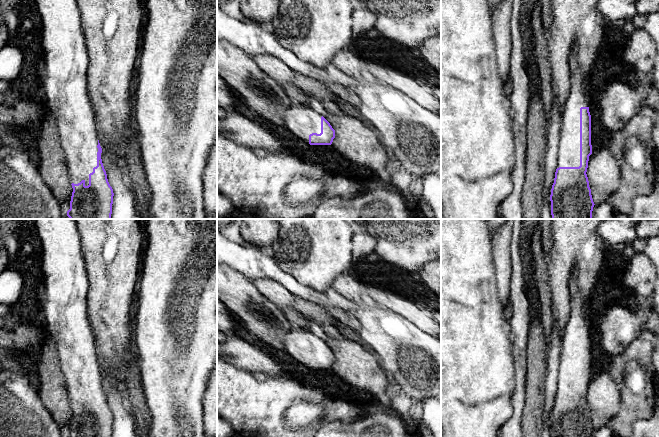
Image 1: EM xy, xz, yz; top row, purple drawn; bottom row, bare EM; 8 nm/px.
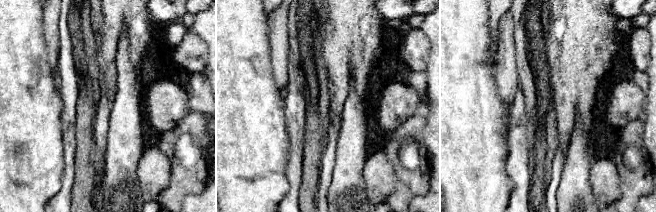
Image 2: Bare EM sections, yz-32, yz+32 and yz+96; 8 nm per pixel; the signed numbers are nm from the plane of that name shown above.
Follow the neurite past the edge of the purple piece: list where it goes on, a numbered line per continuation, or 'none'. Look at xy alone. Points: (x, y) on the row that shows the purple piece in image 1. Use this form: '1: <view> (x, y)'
1: xy (66, 60)

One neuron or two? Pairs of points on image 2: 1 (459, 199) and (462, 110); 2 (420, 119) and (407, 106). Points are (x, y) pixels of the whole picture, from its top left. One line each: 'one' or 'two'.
1: one
2: two

